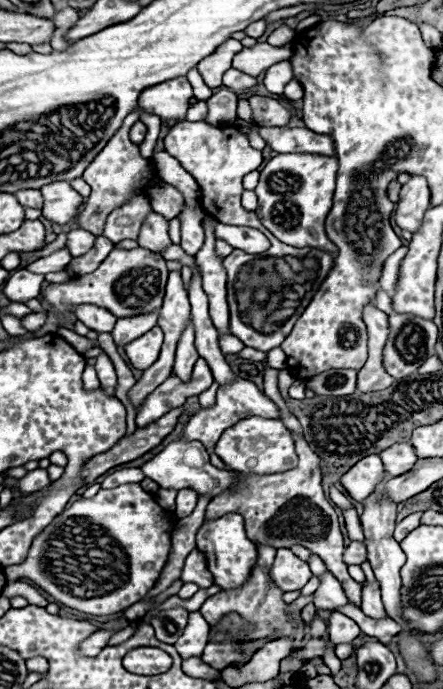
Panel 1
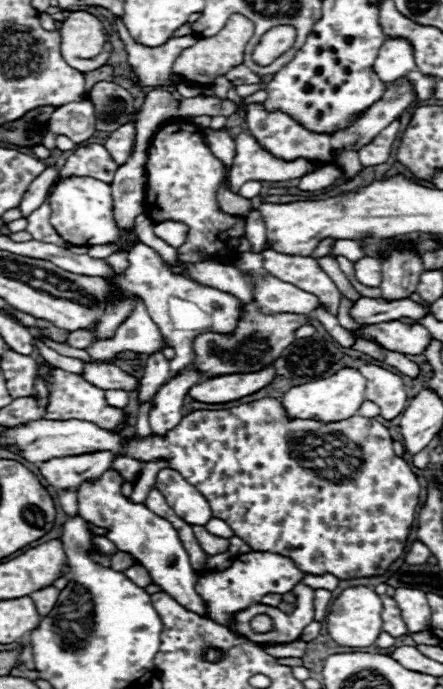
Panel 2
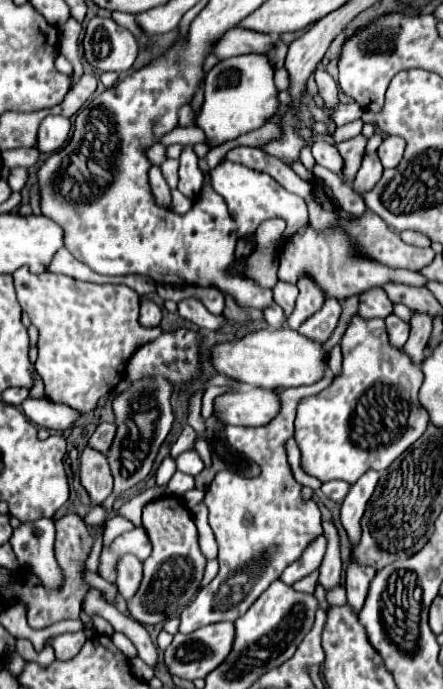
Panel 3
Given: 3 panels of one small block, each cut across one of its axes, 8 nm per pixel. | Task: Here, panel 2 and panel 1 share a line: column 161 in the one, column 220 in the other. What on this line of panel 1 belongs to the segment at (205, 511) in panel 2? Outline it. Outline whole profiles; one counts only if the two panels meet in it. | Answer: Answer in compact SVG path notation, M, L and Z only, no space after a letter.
M184 440L170 442L152 460L144 462L140 466L140 470L144 472L146 478L158 482L160 488L182 490L182 488L190 486L198 494L210 494L212 498L214 498L214 494L220 494L220 490L226 490L226 486L230 486L230 482L234 482L234 474L230 474L230 470L218 470L210 464L208 452L206 452L204 444L198 440L194 440L194 442L184 442Z

